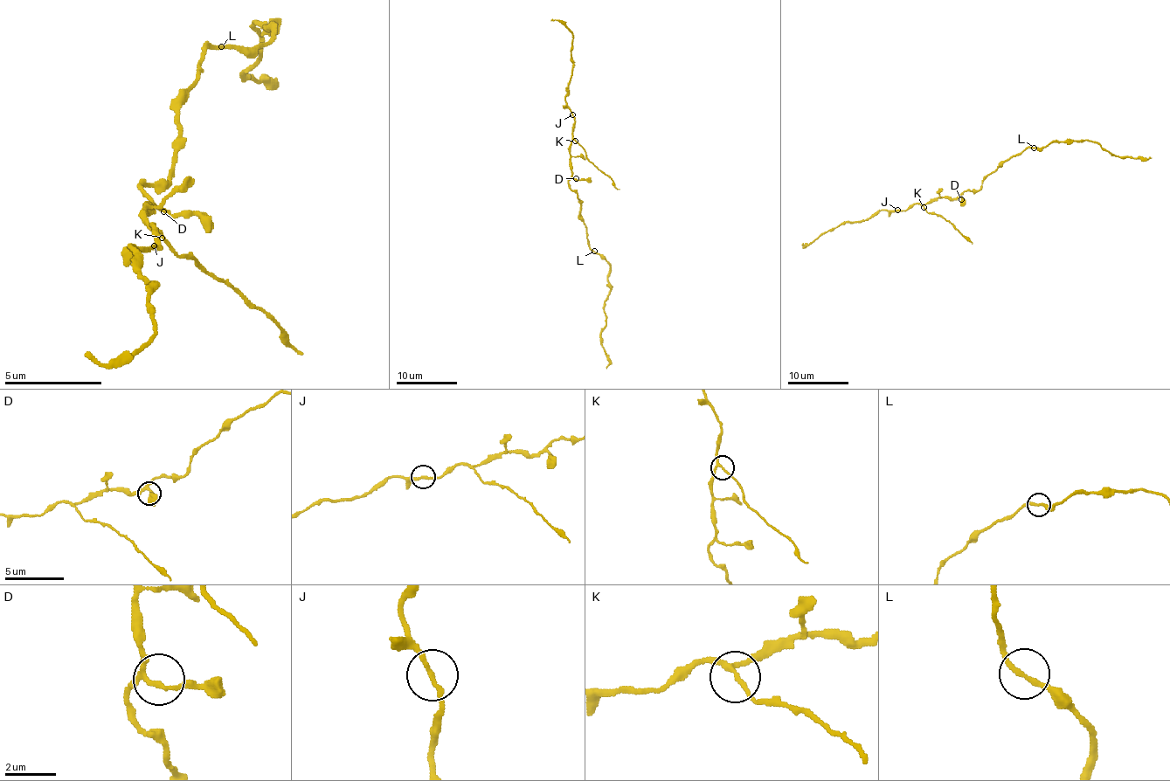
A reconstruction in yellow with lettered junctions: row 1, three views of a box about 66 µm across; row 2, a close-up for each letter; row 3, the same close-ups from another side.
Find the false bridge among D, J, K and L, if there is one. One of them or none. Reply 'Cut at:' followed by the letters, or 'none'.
Cut at: K

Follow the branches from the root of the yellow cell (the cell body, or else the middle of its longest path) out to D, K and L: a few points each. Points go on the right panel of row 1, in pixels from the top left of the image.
D: (978, 190), (964, 191), (961, 199)
K: (978, 190), (962, 191), (951, 199), (933, 197), (923, 207)
L: (978, 190), (982, 181), (1005, 162), (1021, 155), (1028, 148), (1034, 148)

